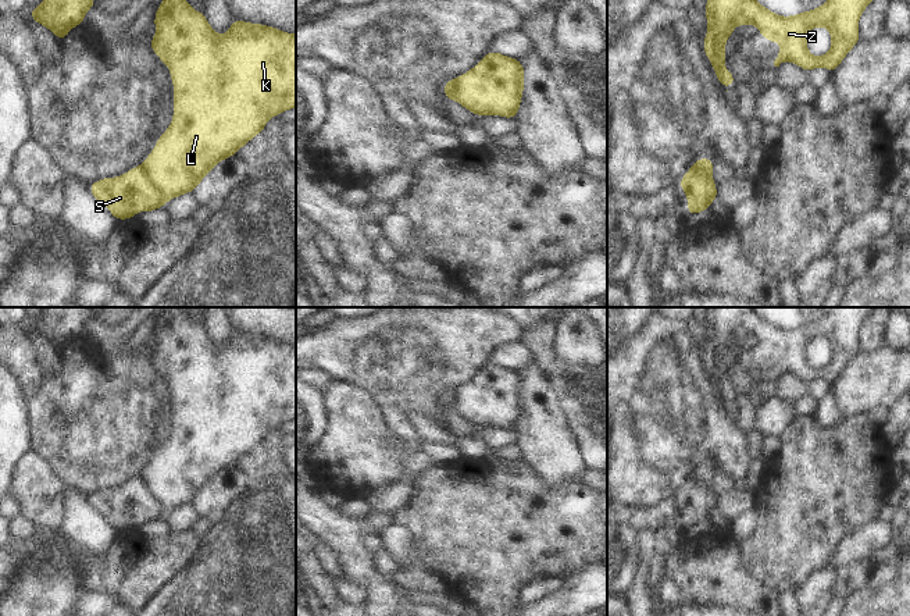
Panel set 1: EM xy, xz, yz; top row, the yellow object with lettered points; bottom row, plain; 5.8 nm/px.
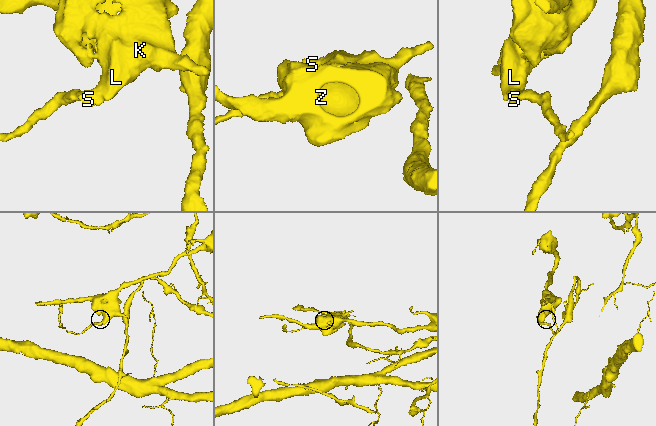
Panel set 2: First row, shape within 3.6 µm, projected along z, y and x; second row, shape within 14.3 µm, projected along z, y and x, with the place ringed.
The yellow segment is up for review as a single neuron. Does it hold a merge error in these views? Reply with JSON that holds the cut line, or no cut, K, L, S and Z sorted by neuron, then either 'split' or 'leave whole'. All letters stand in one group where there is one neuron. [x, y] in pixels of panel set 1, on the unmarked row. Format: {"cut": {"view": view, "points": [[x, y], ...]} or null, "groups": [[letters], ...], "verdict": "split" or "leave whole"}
{"cut": {"view": "xy", "points": [[143, 477], [149, 490], [167, 511]]}, "groups": [["K", "L", "Z"], ["S"]], "verdict": "split"}

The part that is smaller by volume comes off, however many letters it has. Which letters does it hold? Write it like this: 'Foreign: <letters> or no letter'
Foreign: S

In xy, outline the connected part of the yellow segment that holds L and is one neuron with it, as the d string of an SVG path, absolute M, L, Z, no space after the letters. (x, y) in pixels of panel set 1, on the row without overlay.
M182 307L163 310L156 330L157 343L149 355L171 384L175 400L174 431L158 449L154 462L143 473L150 491L167 512L193 503L204 487L222 470L232 469L251 452L272 427L296 419L296 346L245 332L232 332L226 346L218 346L204 324L196 324Z

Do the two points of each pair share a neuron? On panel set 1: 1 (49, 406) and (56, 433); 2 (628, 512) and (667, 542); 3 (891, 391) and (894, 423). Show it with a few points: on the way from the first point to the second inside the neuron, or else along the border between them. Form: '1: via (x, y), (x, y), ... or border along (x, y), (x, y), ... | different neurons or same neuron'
1: via (52, 413), (56, 419), (56, 426) | same neuron
2: border along (675, 527), (659, 527), (653, 531) | different neurons
3: border along (895, 403), (891, 409) | different neurons

